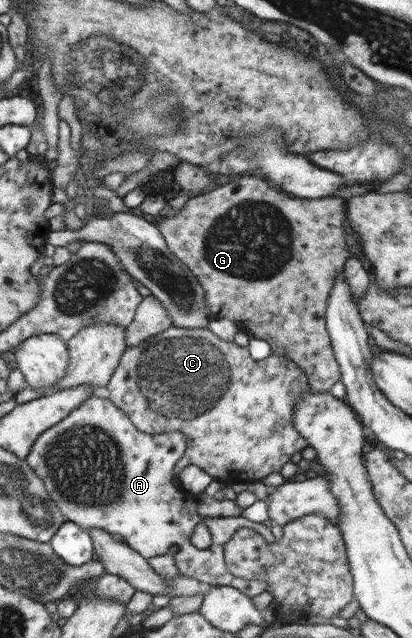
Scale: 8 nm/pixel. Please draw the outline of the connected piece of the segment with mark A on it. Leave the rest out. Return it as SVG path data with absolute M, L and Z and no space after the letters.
M92 396L80 404L78 409L71 410L62 421L51 426L46 432L40 433L24 461L42 479L52 502L55 502L59 510L67 515L68 521L76 523L84 530L100 529L111 535L118 534L122 536L124 543L142 558L170 555L179 574L200 583L204 582L216 587L218 585L232 587L249 597L259 595L267 590L265 577L246 580L232 576L223 561L223 544L243 528L250 528L257 532L268 545L272 544L274 536L262 523L250 522L241 516L214 517L214 520L208 517L206 524L209 525L211 545L206 549L196 550L190 544L190 534L198 518L194 518L196 514L194 506L190 502L186 504L188 496L174 486L174 476L172 476L174 474L172 466L178 464L184 449L185 438L181 432L173 430L153 435L144 434L143 431L136 430L131 419L115 403Z

